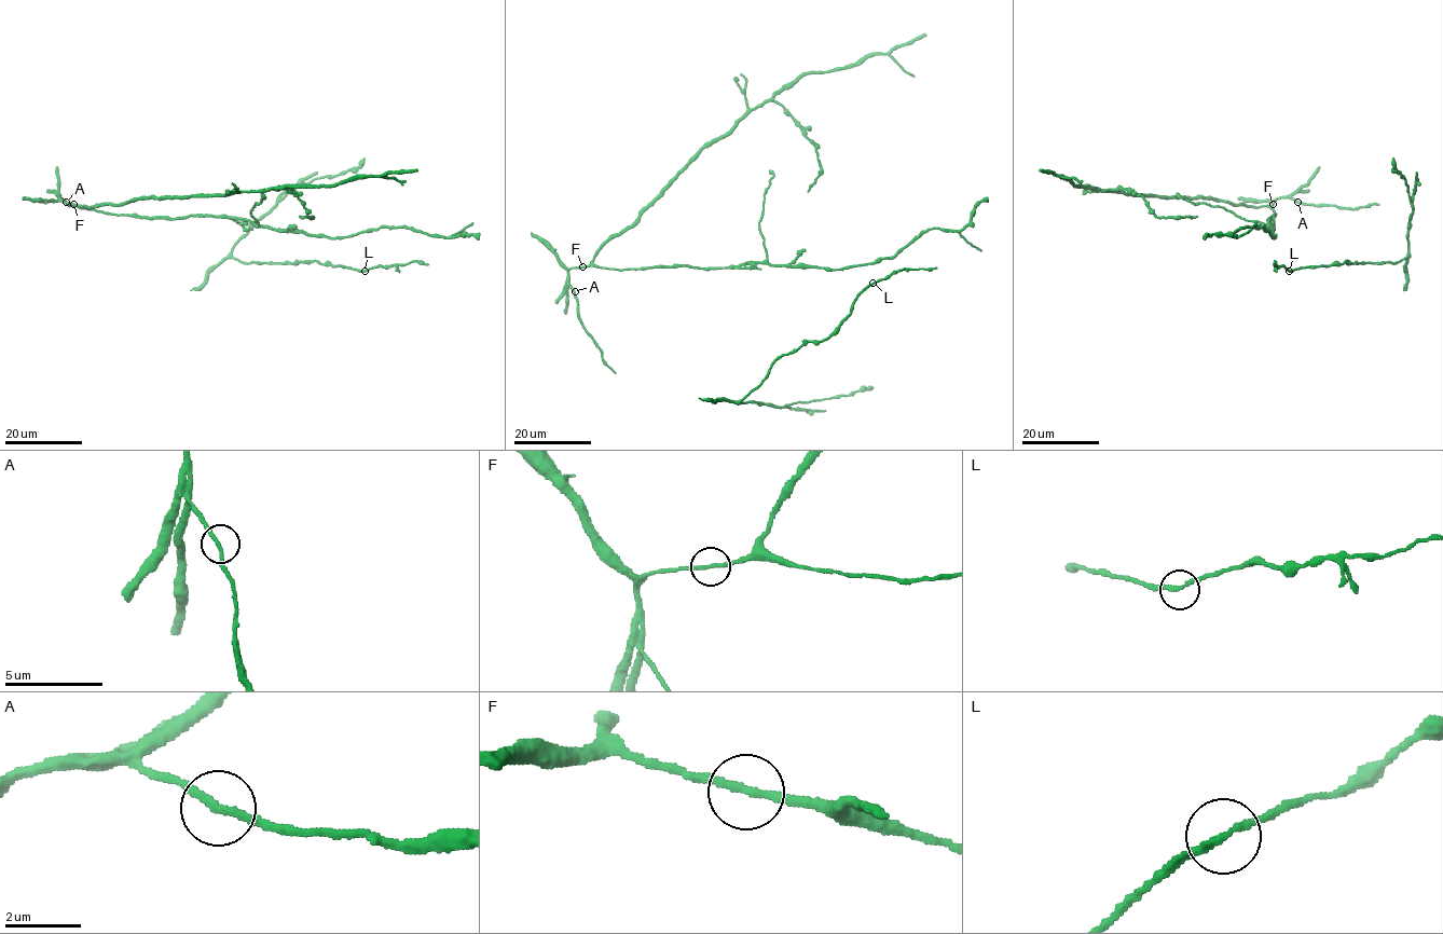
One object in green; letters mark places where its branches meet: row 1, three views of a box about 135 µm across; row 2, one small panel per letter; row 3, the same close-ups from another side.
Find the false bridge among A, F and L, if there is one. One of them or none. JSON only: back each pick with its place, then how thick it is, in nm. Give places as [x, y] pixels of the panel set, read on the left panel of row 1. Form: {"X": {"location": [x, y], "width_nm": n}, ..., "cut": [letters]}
{"cut": []}

